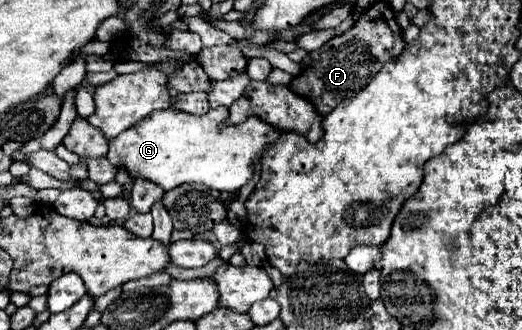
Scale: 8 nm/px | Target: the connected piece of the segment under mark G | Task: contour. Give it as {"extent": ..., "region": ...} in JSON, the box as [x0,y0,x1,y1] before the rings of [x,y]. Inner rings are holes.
{"extent":[106,108,282,192],"region":[[[210,108],[204,116],[186,114],[182,110],[162,110],[154,112],[142,124],[136,124],[122,136],[110,140],[110,150],[106,158],[114,166],[126,166],[128,172],[144,176],[146,180],[158,184],[166,192],[180,184],[206,184],[218,192],[234,192],[248,184],[254,176],[254,168],[260,162],[264,148],[276,140],[282,132],[270,128],[264,120],[250,116],[250,120],[226,126],[220,130],[220,124],[226,122],[228,108]]]}

